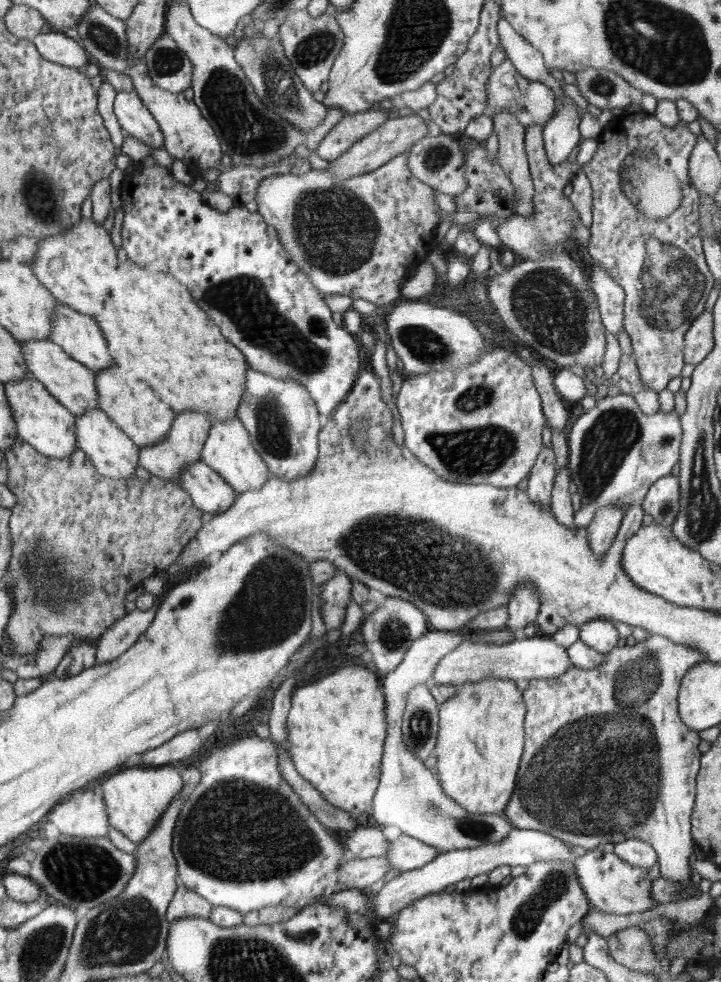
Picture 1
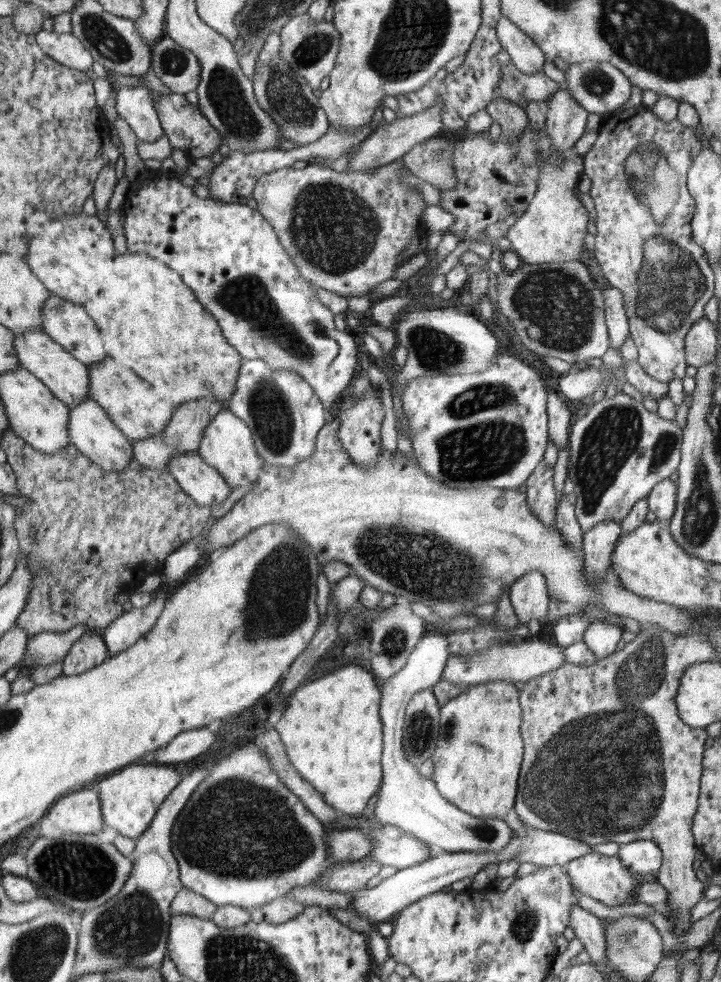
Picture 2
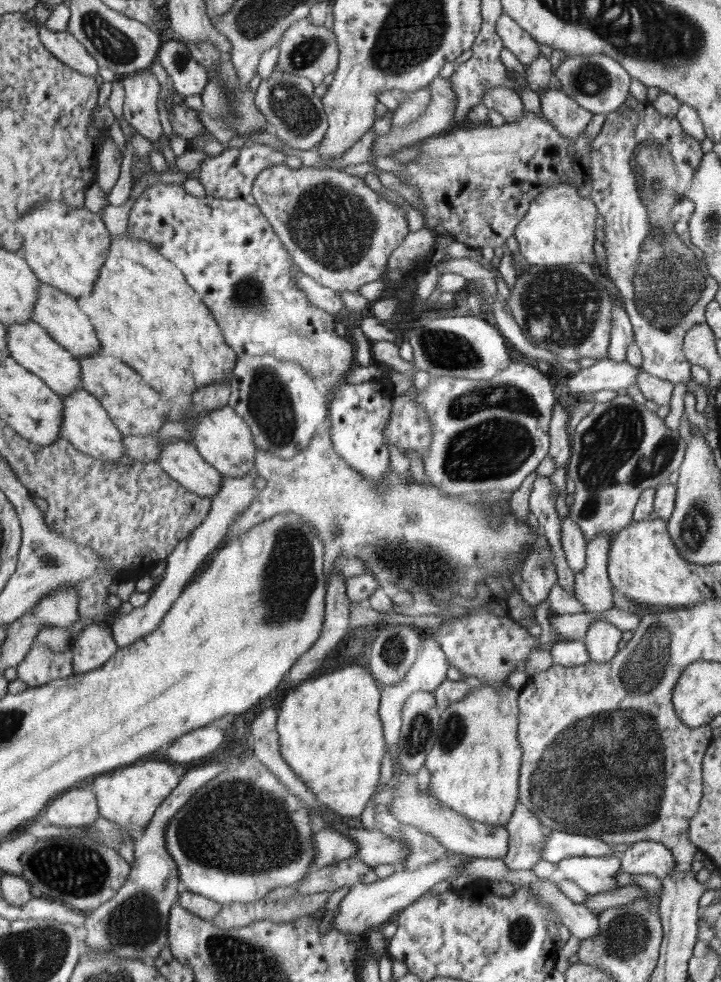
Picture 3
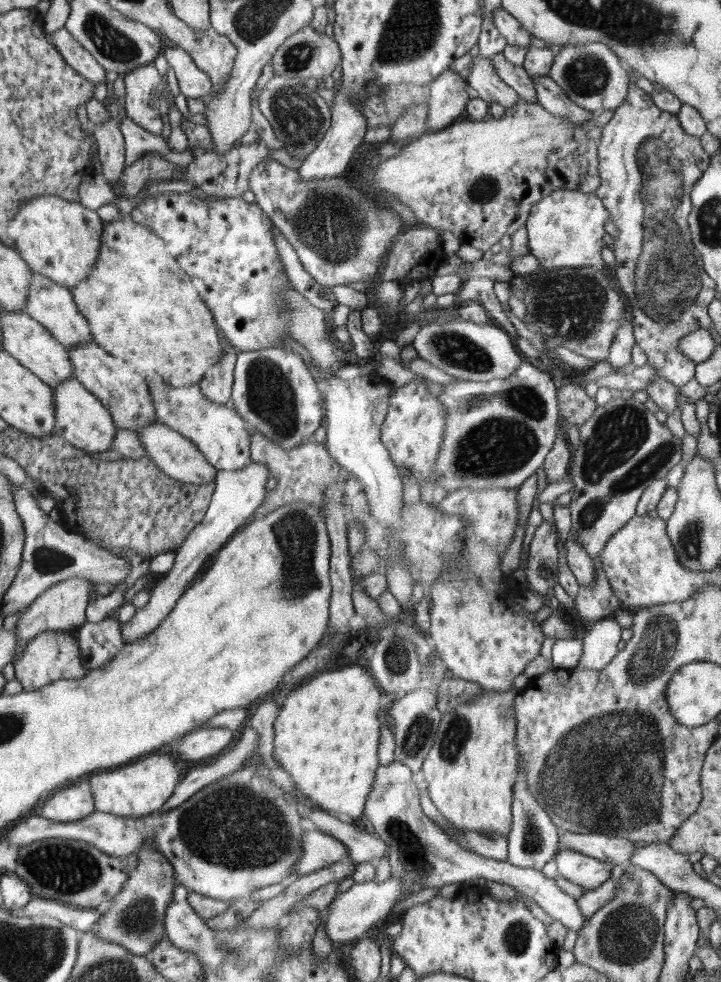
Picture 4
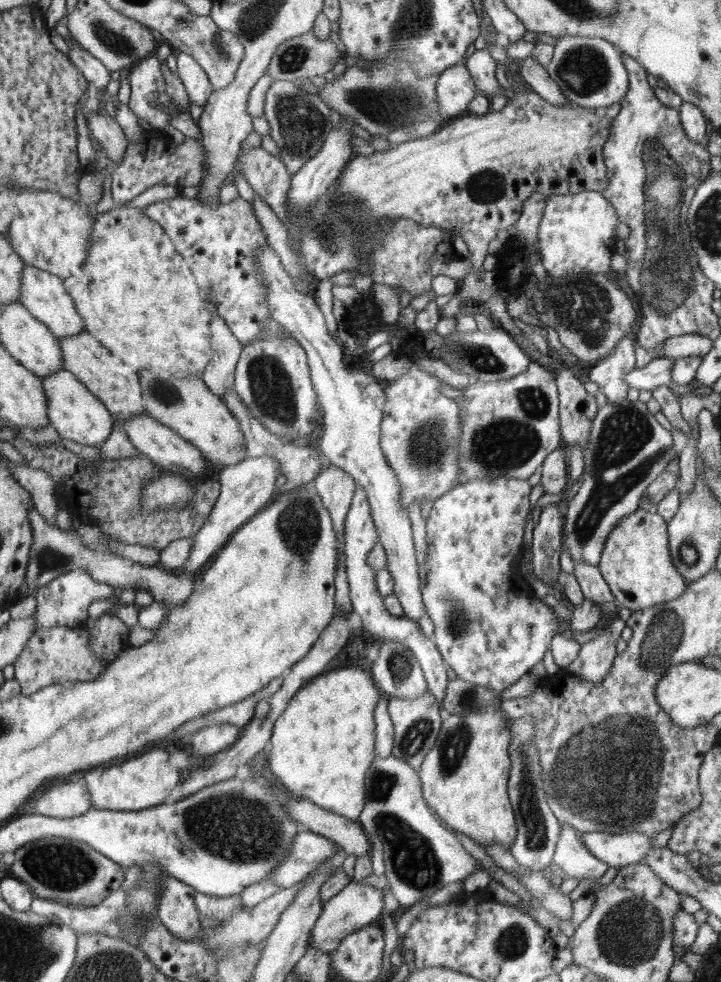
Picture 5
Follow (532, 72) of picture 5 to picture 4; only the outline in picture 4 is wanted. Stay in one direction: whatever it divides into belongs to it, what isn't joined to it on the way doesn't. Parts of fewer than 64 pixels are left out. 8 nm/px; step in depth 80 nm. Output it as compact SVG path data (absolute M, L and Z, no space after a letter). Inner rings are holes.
M549 76L542 78L531 78L536 88L538 103L550 114L568 119L571 123L583 124L584 121L592 119L595 114L577 106L566 97L561 88L554 83Z

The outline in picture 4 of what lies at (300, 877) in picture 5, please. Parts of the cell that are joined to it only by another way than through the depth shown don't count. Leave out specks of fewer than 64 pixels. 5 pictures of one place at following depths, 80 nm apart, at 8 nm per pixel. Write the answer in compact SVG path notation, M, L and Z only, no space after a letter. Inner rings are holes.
M318 830L306 831L302 838L302 854L289 883L344 858L348 858L347 848L340 840Z

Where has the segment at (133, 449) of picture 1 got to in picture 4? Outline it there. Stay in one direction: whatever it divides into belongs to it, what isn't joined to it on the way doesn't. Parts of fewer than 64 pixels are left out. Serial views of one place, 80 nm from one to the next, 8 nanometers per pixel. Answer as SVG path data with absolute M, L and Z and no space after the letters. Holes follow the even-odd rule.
M74 375L57 384L52 391L56 396L56 427L53 428L55 434L65 438L77 449L90 454L113 449L118 426L114 424L112 414L100 398L91 393Z

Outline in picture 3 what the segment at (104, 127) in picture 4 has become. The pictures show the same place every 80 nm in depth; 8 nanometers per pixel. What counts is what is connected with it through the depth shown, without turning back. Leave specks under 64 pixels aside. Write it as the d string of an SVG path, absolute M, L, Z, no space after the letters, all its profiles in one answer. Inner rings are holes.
M106 130L106 136L100 142L100 146L96 182L108 196L111 188L120 177L123 154L122 150L116 147L112 138L108 135L108 130Z

